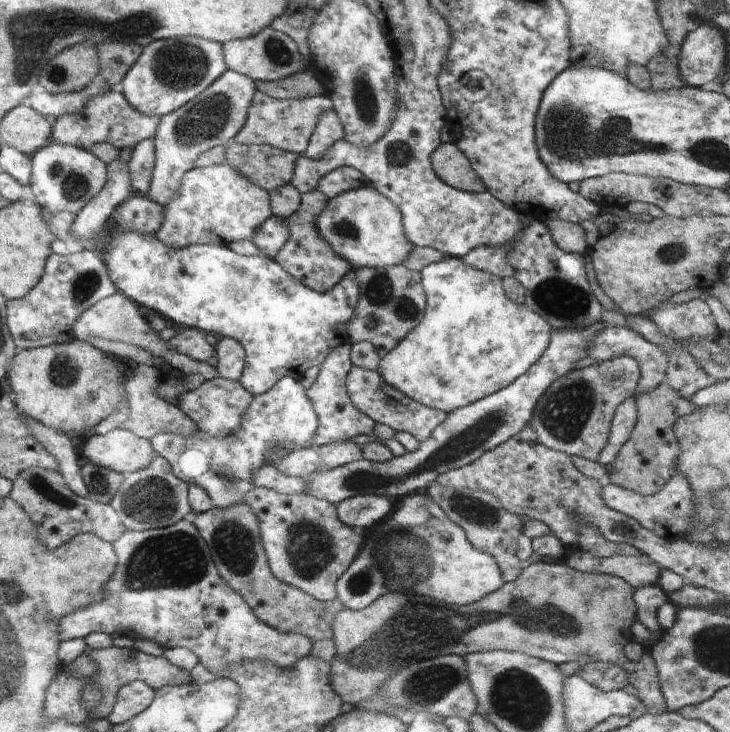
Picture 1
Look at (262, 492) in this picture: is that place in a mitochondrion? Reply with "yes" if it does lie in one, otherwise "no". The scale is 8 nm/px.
no

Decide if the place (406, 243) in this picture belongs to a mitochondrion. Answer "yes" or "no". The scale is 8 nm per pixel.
no

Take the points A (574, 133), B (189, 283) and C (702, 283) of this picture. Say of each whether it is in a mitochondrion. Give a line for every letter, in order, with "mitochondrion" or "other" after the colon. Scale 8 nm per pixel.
A: mitochondrion
B: other
C: other

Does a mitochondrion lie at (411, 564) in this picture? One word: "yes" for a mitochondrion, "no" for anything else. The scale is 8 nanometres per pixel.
yes

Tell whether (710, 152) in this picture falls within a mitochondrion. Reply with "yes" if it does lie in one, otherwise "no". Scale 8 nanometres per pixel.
yes

